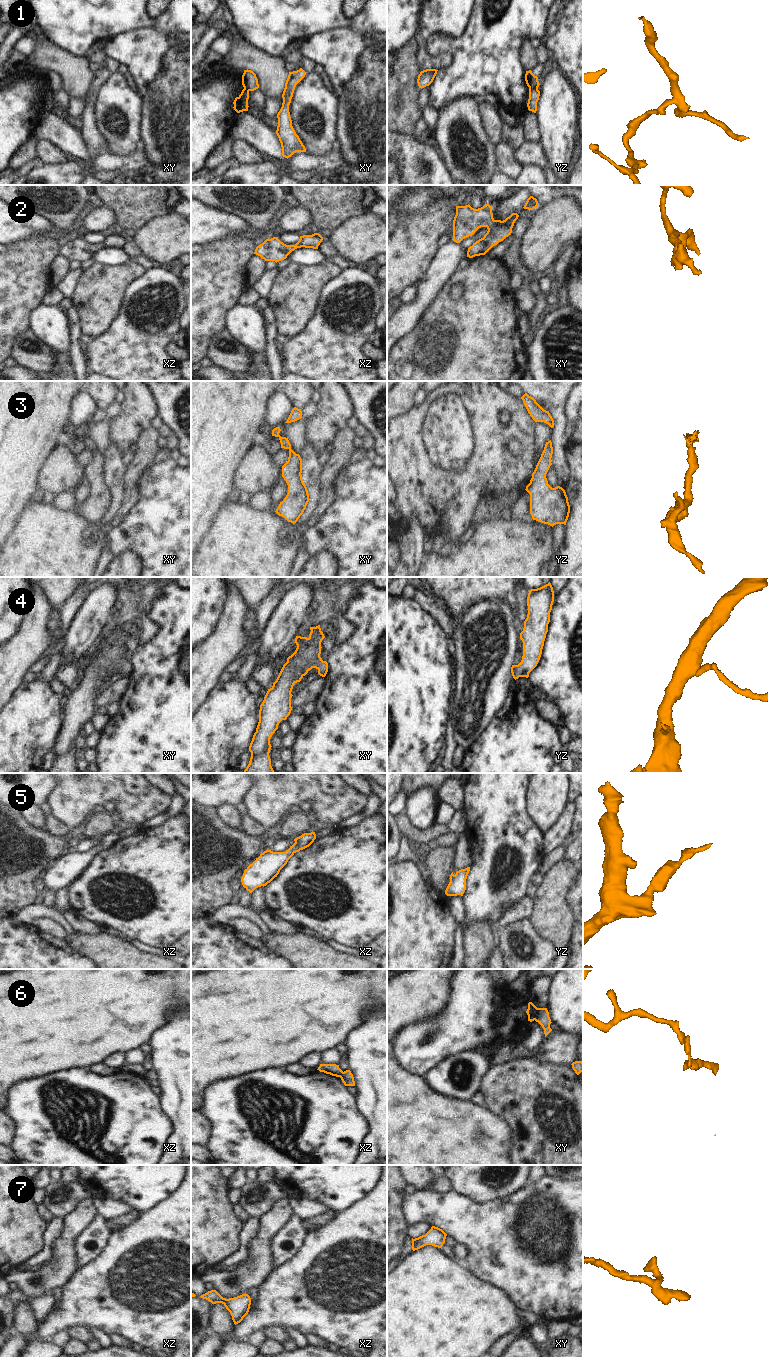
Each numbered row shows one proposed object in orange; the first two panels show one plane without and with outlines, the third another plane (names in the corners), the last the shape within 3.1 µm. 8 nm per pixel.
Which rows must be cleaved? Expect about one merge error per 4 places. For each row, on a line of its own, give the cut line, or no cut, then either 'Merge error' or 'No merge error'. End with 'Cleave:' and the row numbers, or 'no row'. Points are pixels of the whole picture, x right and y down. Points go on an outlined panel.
1: Split along yz (537, 87), (529, 89). Merge error
2: No split. No merge error
3: No split. No merge error
4: No split. No merge error
5: No split. No merge error
6: Split along xy (538, 1008), (534, 1019). Merge error
7: No split. No merge error
Cleave: 1, 6

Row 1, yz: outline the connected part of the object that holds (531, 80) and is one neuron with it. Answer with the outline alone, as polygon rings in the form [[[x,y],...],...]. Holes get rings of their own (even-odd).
[[[531,70],[526,71],[525,74],[525,81],[527,86],[529,87],[529,89],[531,88],[538,88],[539,87],[539,81],[538,81],[538,77],[535,76]]]

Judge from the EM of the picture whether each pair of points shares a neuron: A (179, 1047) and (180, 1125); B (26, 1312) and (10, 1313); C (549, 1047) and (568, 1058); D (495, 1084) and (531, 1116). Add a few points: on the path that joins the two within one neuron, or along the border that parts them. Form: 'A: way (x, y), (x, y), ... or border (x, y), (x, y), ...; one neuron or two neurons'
A: way (180, 1066), (180, 1106); one neuron
B: border (16, 1310), (15, 1327), (19, 1333); two neurons
C: way (554, 1048), (558, 1048), (563, 1053); one neuron
D: way (504, 1089), (522, 1107); one neuron

